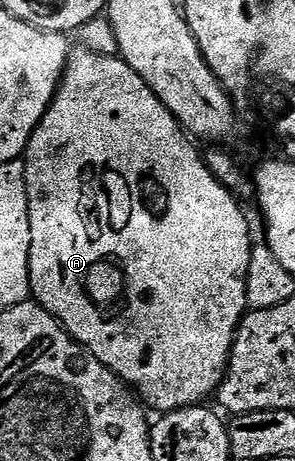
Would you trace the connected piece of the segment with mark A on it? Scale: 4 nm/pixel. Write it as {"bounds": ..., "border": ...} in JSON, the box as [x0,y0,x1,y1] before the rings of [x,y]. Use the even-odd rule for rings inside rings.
{"bounds":[24,52,252,412],"border":[[[93,52],[81,53],[75,53],[71,57],[62,79],[62,84],[58,87],[58,92],[54,96],[54,103],[50,105],[48,112],[40,120],[38,127],[34,129],[34,135],[30,138],[30,143],[27,144],[24,155],[26,187],[28,188],[28,208],[30,209],[30,231],[32,232],[32,240],[30,241],[30,293],[33,301],[45,308],[80,345],[85,346],[88,352],[92,352],[92,356],[96,356],[96,360],[100,360],[100,364],[104,364],[114,375],[121,378],[127,386],[133,388],[139,399],[151,411],[169,412],[171,410],[184,410],[187,406],[197,406],[205,403],[207,401],[206,397],[209,394],[210,397],[217,395],[219,386],[225,382],[234,352],[234,340],[238,336],[243,318],[248,313],[246,293],[248,292],[248,266],[250,264],[250,251],[252,249],[252,241],[250,242],[250,222],[246,219],[246,214],[242,211],[241,204],[234,199],[237,197],[210,171],[204,154],[201,154],[193,146],[195,143],[192,141],[191,135],[183,130],[182,125],[178,123],[178,119],[175,118],[171,110],[155,96],[149,84],[144,80],[140,80],[138,73],[130,65],[122,61],[121,57],[112,54],[96,54]]]}

